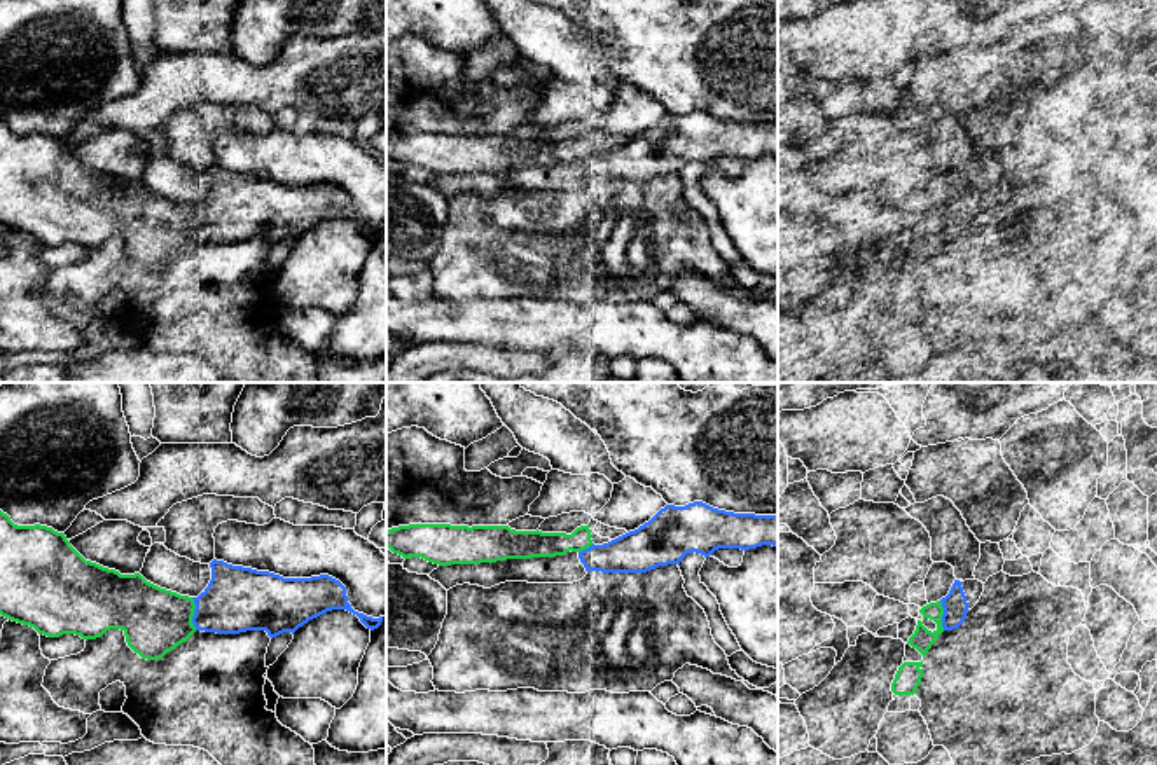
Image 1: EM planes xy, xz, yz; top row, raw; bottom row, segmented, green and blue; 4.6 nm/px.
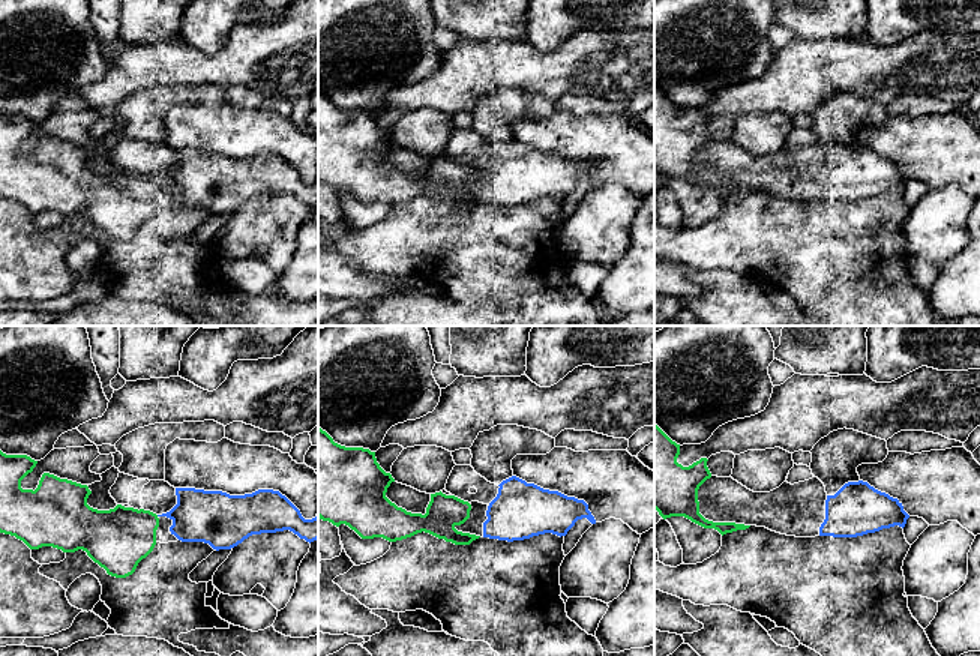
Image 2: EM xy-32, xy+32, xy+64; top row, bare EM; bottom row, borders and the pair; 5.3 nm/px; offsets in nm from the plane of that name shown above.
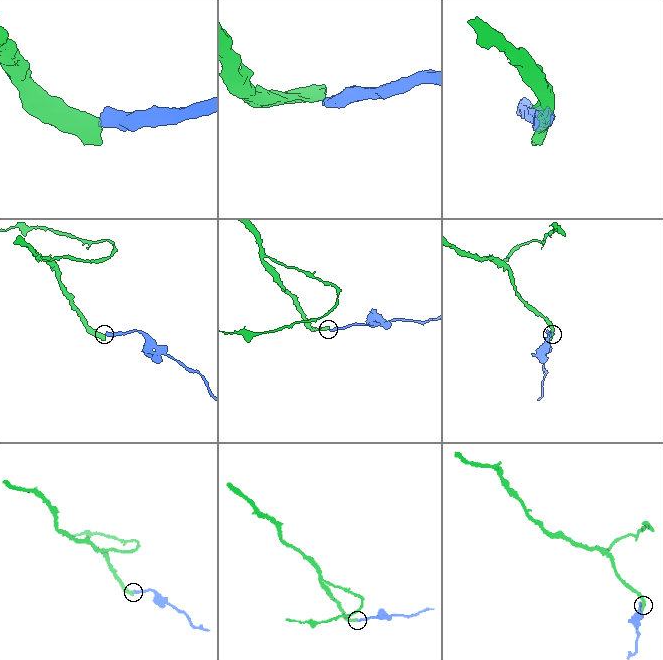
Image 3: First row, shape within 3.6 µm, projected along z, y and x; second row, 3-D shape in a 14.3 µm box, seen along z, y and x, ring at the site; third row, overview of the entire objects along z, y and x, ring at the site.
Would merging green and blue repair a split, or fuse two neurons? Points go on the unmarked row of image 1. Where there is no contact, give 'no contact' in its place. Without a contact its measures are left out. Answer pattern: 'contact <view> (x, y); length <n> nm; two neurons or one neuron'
contact xy (193, 222); length 150 nm; two neurons

